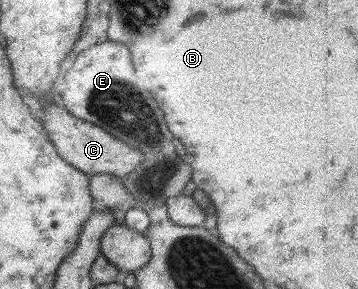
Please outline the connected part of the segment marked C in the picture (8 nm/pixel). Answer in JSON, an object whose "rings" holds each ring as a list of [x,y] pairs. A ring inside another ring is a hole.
{"rings":[[[55,103],[52,106],[44,106],[42,109],[43,117],[39,120],[47,130],[51,142],[55,144],[57,154],[65,162],[83,171],[88,176],[103,173],[116,177],[127,177],[147,157],[147,154],[125,144],[119,138],[111,136],[105,132],[105,129],[73,116],[65,108],[60,108]]]}

